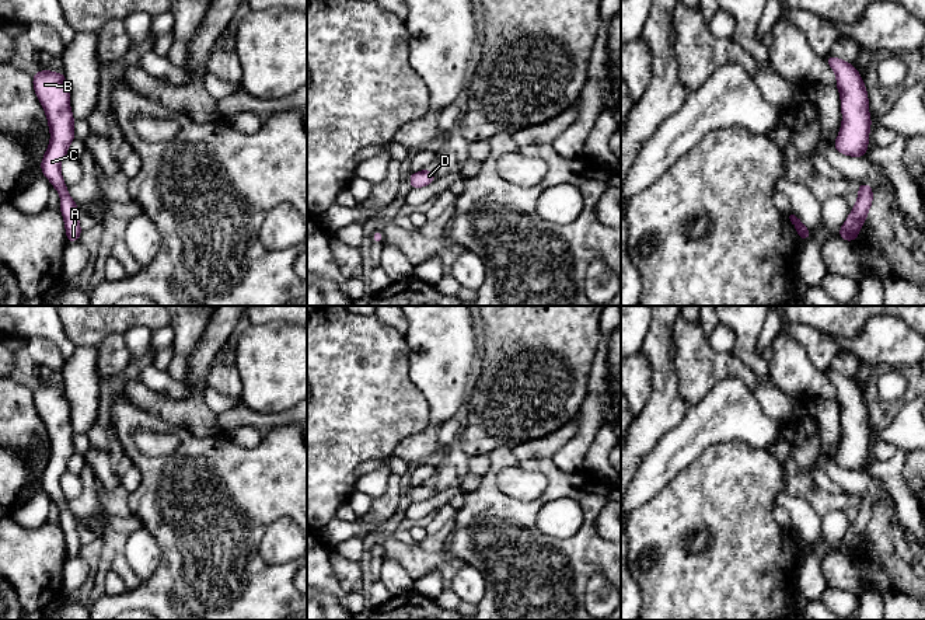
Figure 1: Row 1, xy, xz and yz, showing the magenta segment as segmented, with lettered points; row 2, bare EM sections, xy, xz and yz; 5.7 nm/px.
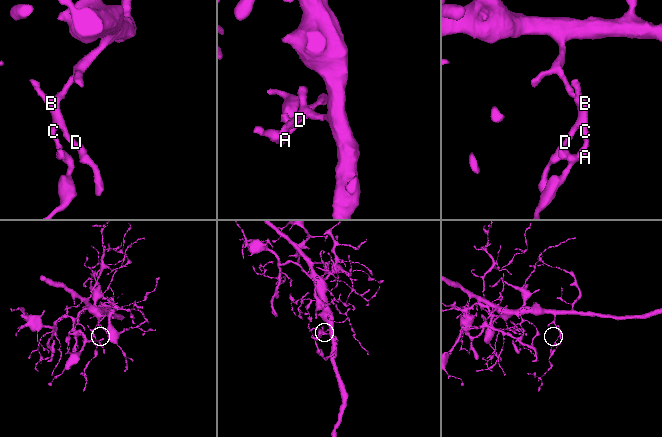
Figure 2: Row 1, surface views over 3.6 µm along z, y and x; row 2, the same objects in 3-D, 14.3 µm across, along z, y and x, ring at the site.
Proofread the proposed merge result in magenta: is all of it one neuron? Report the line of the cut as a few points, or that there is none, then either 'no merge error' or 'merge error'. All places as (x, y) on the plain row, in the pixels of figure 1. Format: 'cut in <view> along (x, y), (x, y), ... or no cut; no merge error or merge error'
no cut; no merge error

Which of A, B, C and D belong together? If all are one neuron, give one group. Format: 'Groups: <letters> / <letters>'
Groups: A B C D

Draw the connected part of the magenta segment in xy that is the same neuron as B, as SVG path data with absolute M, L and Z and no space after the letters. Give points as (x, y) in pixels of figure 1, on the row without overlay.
M42 383L31 391L50 445L50 456L41 476L41 485L60 509L59 525L64 533L67 557L76 557L83 546L78 536L78 519L67 508L69 501L60 487L60 477L67 471L67 463L76 453L69 400L64 387Z

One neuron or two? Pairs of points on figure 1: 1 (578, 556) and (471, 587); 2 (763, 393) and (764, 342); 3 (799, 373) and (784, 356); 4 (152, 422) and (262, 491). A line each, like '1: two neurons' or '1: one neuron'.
1: two neurons
2: two neurons
3: one neuron
4: one neuron

